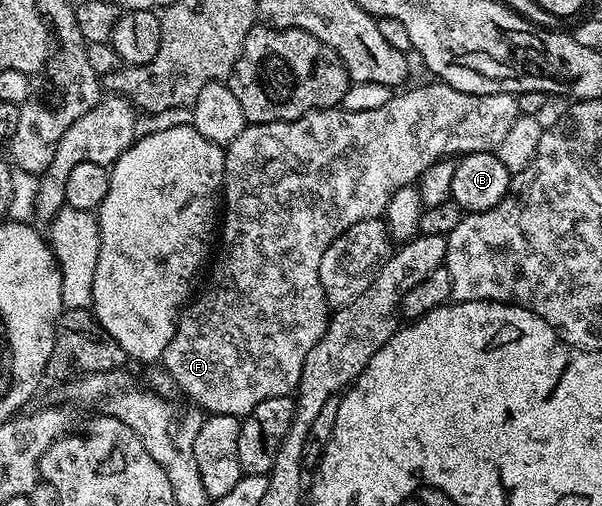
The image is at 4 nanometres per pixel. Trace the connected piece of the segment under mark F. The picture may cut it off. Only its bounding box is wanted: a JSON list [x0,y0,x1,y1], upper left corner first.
[162,81,521,417]

